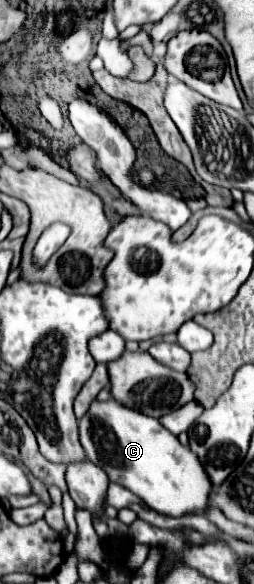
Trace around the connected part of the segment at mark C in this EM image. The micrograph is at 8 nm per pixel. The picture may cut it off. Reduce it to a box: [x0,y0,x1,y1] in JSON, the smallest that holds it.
[78,398,214,518]

